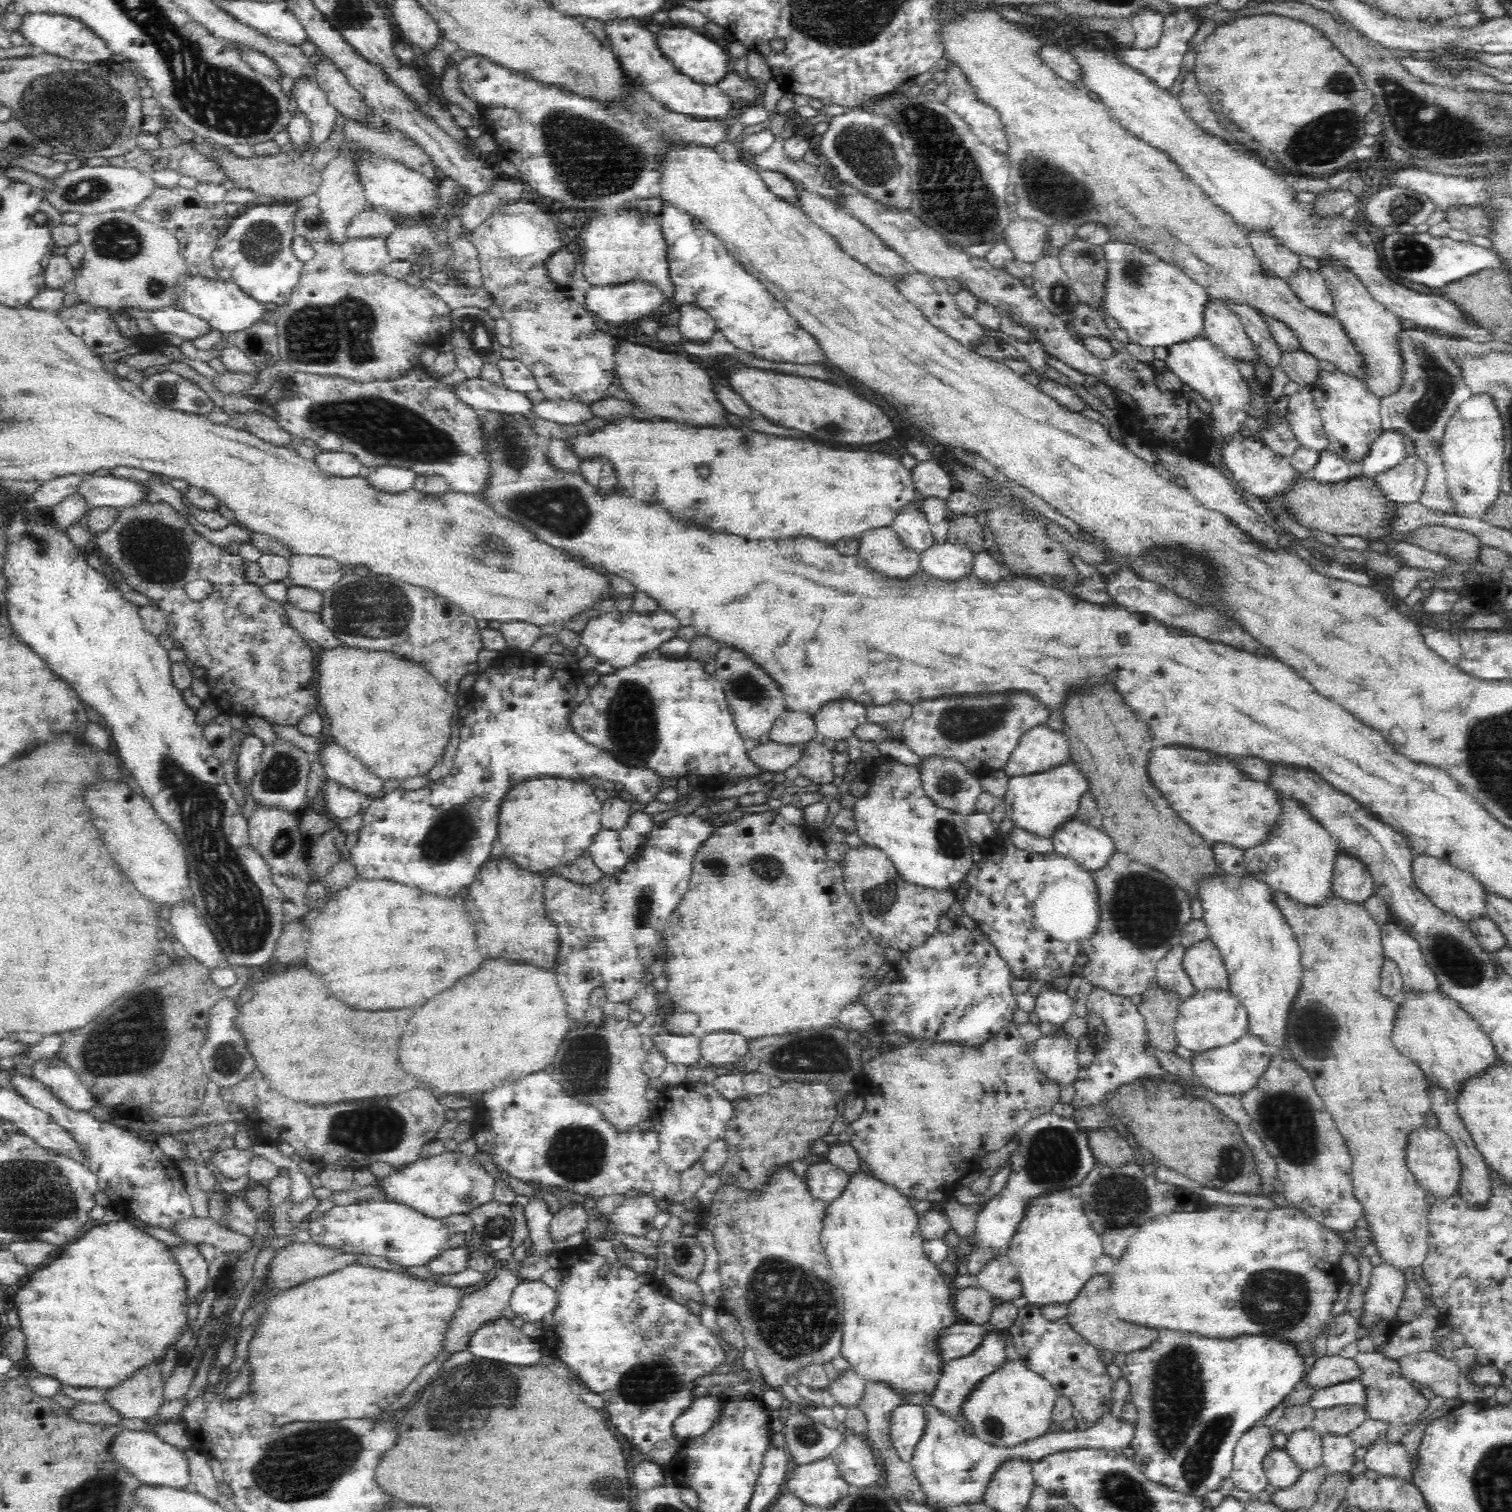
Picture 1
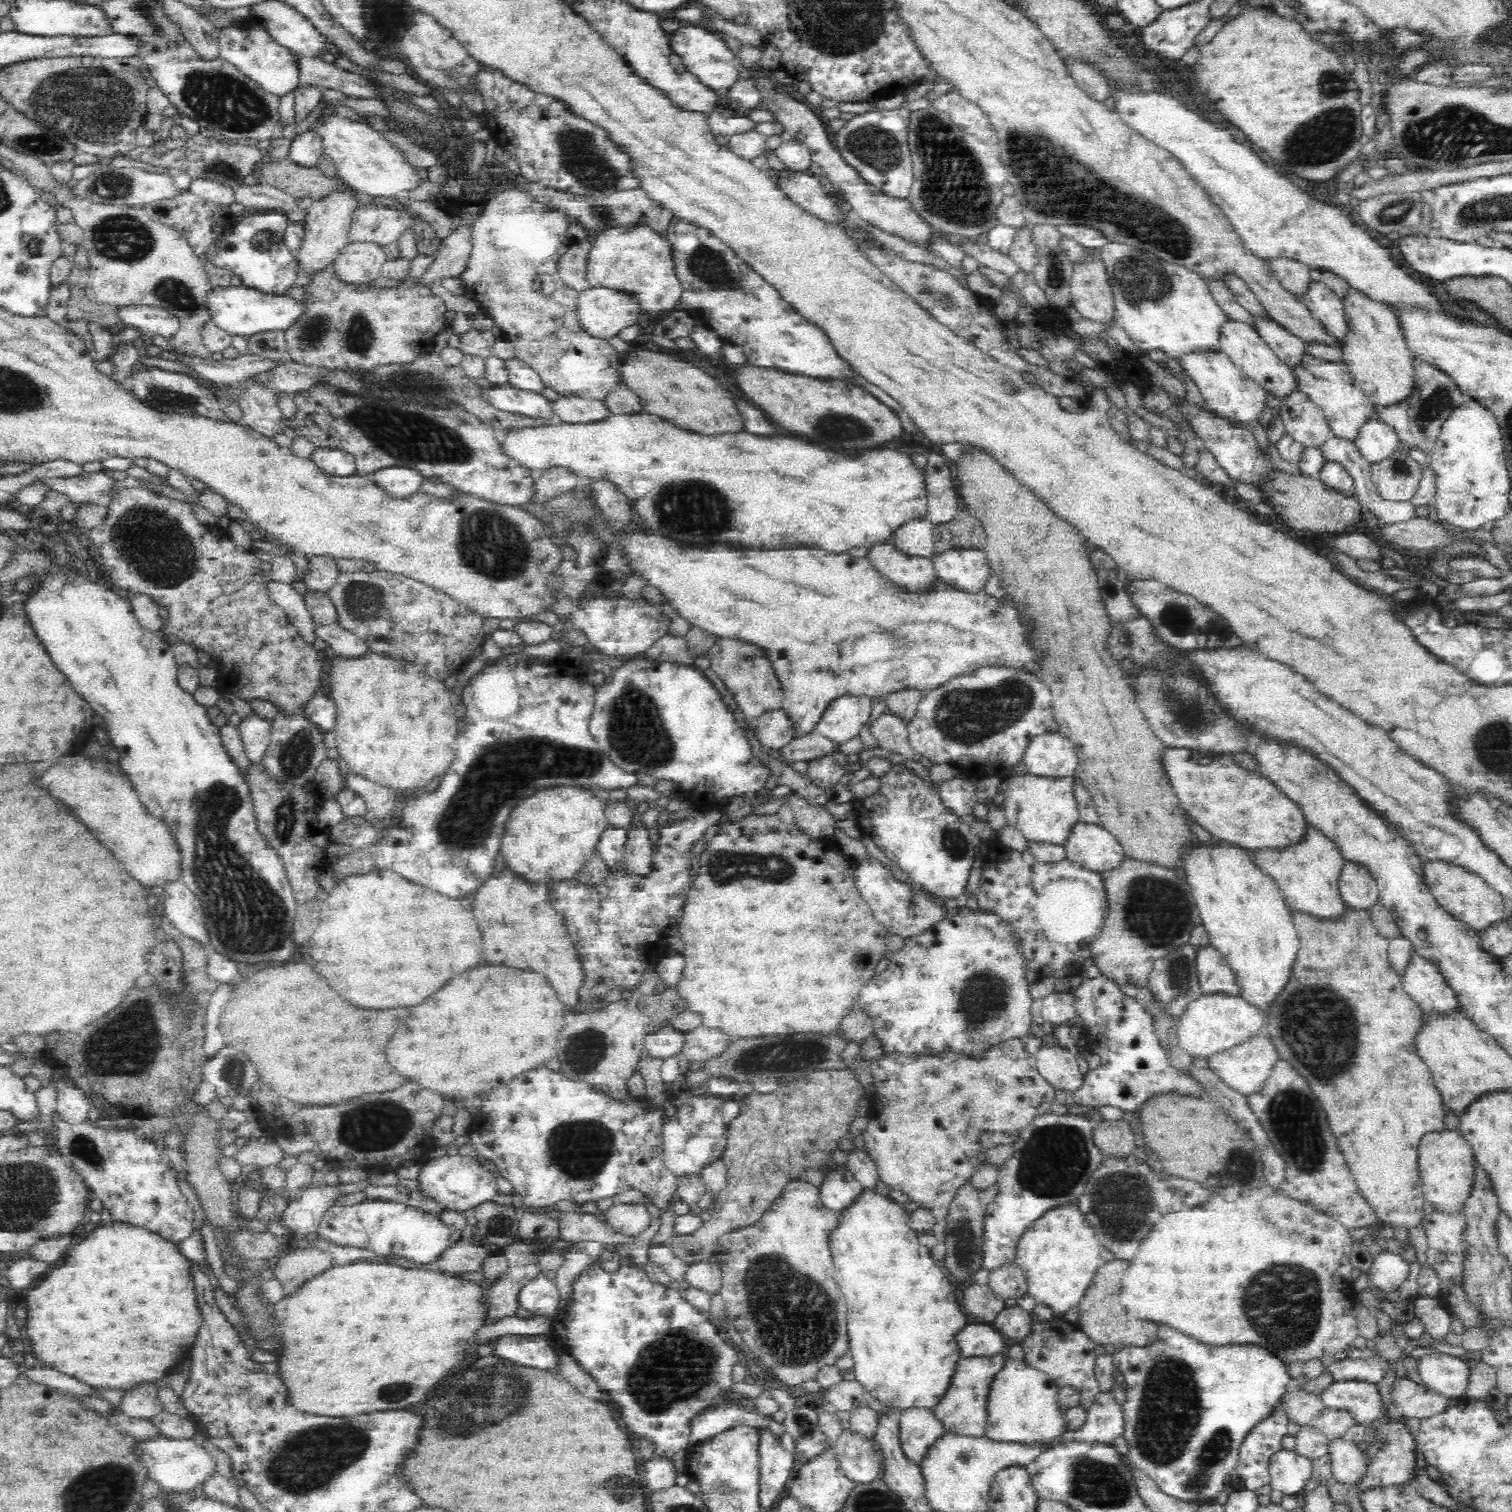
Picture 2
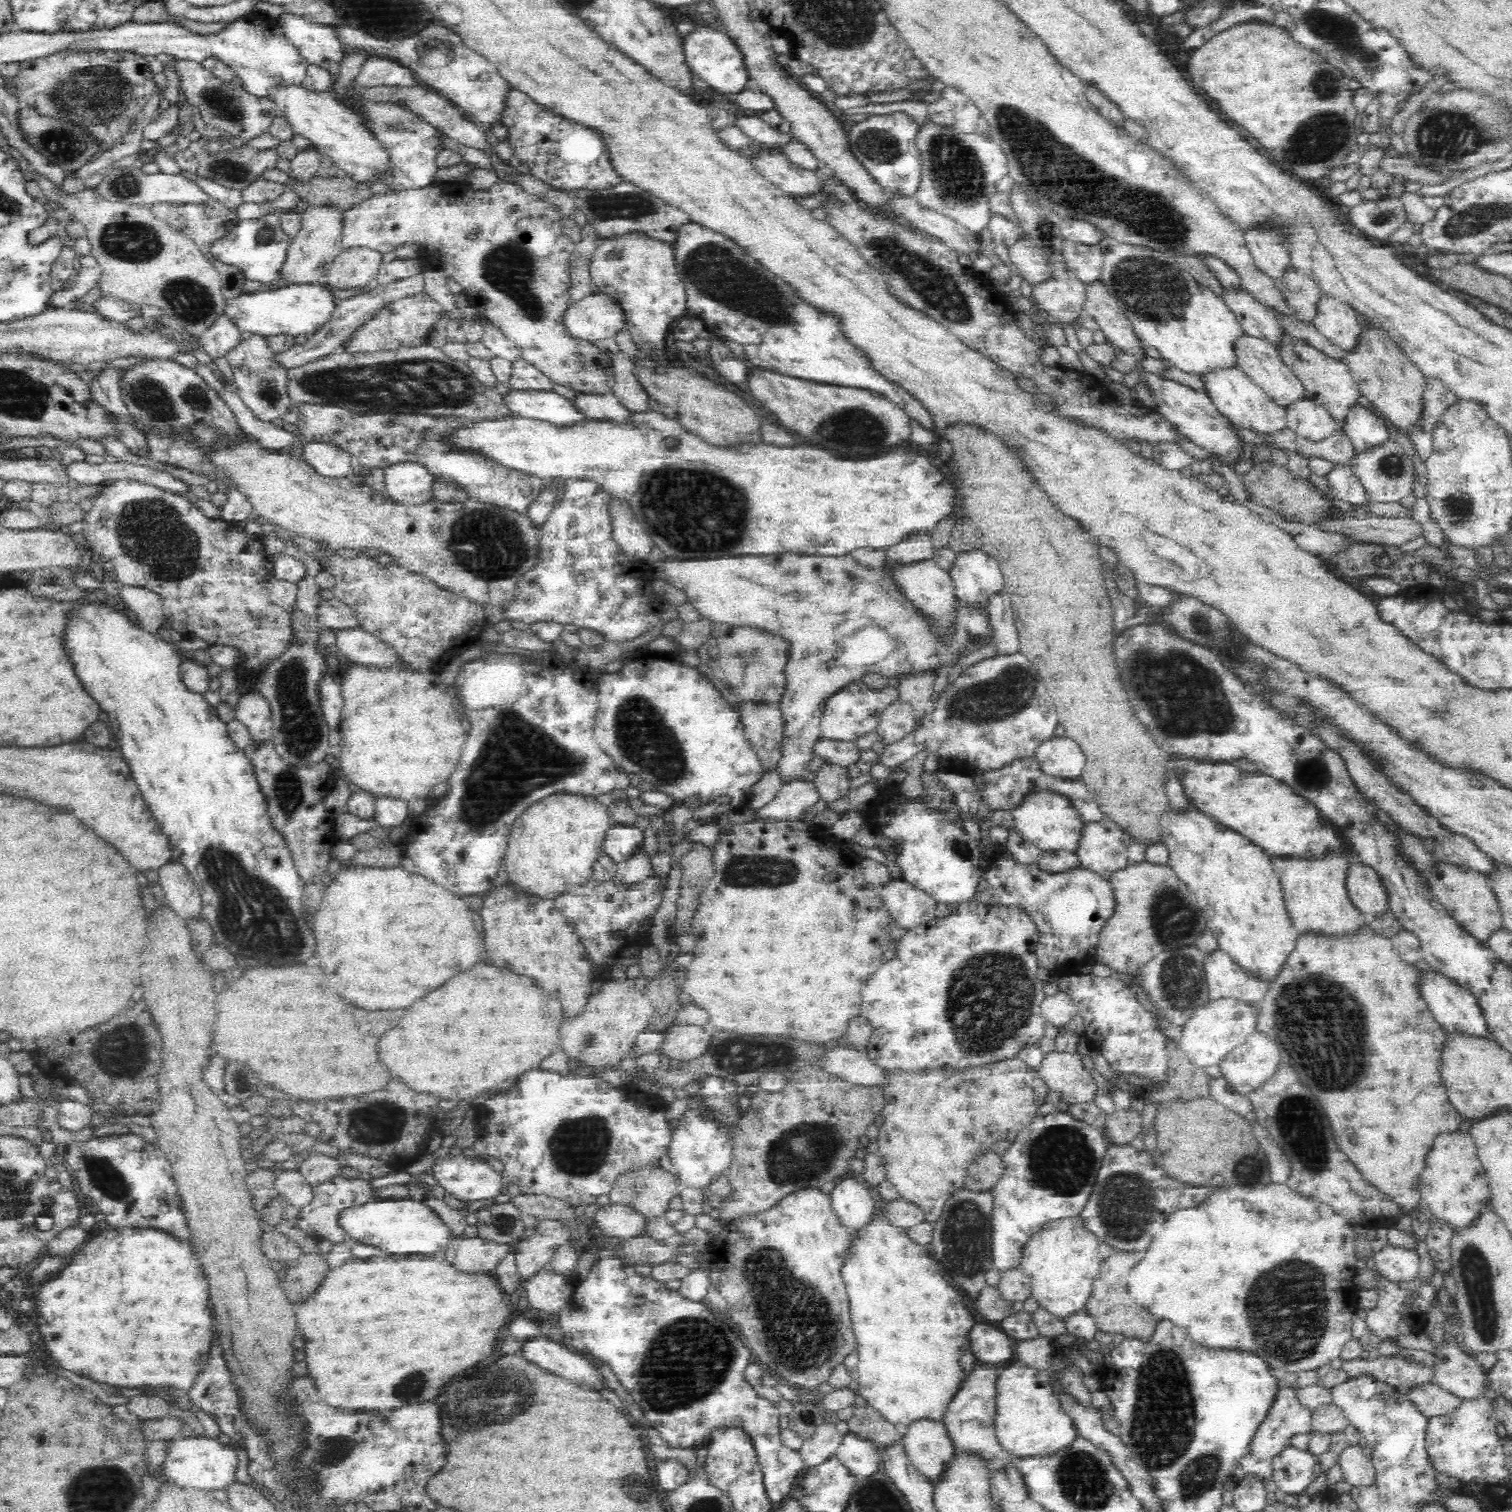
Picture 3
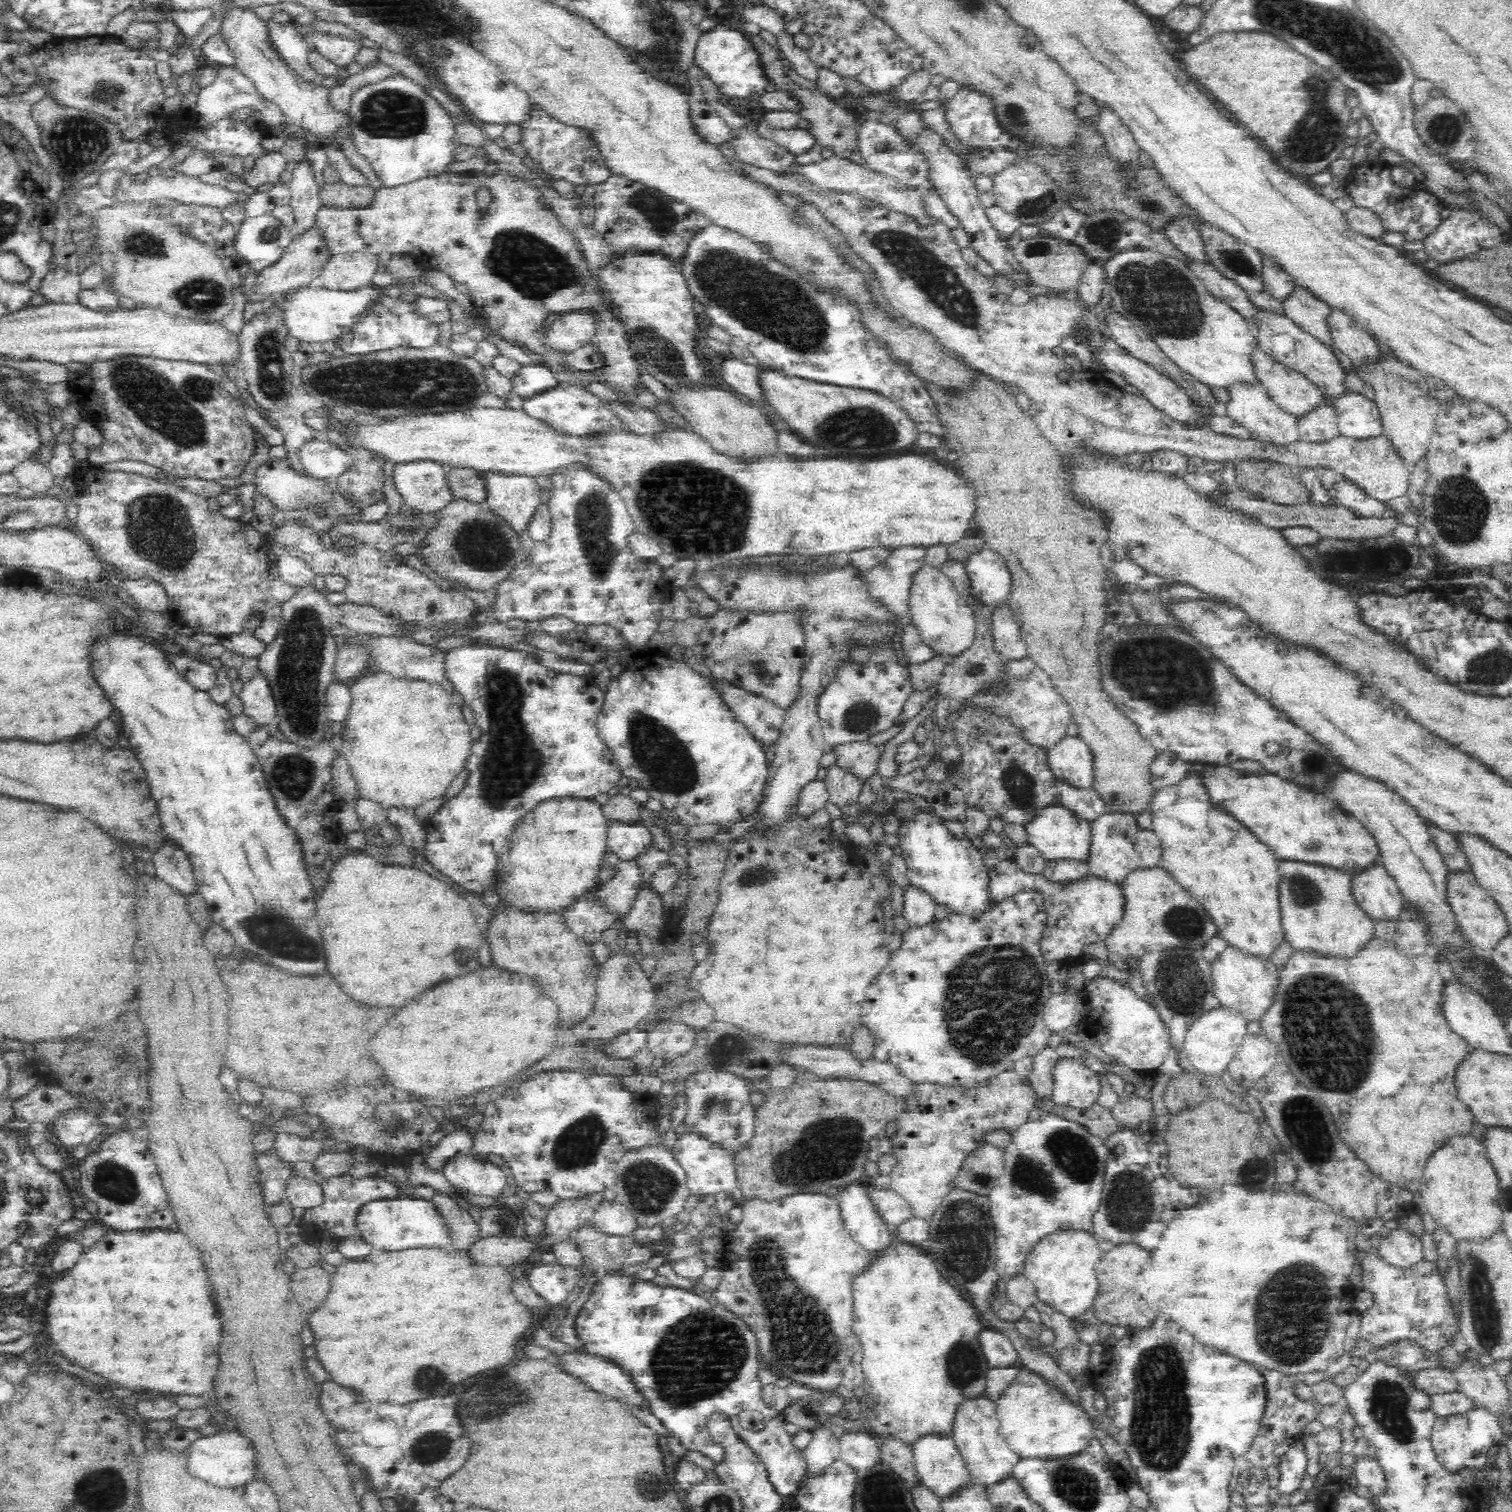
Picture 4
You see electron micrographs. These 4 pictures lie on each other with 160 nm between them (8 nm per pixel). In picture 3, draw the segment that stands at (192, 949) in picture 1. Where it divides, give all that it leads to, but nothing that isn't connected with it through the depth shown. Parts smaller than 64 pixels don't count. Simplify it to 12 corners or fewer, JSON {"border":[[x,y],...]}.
{"border":[[180,861],[158,873],[165,900],[186,920],[201,914],[200,889]]}

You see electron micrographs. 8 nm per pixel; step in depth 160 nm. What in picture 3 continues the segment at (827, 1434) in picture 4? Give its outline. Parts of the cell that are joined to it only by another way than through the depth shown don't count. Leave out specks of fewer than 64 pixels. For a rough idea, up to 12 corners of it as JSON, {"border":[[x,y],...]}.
{"border":[[834,1420],[815,1428],[799,1448],[806,1469],[826,1462],[843,1436]]}

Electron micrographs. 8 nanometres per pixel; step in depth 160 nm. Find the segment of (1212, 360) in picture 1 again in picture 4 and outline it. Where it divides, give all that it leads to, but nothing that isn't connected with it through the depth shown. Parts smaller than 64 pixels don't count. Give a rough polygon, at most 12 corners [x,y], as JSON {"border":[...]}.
{"border":[[1234,384],[1223,413],[1250,438],[1274,446],[1300,439],[1298,417],[1258,384]]}

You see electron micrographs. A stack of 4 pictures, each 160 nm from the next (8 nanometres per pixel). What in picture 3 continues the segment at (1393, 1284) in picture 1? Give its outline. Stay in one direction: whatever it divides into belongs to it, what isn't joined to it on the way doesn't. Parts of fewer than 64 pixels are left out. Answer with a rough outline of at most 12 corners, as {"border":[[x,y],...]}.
{"border":[[1386,1243],[1374,1252],[1375,1270],[1390,1281],[1419,1274],[1414,1248]]}

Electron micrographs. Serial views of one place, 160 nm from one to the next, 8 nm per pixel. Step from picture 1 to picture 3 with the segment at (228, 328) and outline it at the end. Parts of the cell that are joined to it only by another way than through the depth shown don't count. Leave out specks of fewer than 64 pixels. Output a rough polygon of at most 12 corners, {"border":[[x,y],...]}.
{"border":[[322,283],[226,300],[238,329],[311,337],[339,300]]}

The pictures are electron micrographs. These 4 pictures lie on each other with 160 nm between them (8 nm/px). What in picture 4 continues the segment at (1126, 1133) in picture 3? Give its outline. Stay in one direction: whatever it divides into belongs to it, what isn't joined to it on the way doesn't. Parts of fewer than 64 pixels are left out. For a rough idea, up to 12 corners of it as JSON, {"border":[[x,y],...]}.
{"border":[[1123,1094],[1111,1109],[1120,1127],[1137,1130],[1154,1108]]}

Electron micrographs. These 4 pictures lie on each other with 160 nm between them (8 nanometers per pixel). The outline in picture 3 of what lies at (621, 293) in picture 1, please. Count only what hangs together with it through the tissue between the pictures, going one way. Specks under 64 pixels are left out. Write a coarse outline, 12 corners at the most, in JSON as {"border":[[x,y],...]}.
{"border":[[591,293],[566,309],[570,338],[593,343],[624,330],[608,295]]}

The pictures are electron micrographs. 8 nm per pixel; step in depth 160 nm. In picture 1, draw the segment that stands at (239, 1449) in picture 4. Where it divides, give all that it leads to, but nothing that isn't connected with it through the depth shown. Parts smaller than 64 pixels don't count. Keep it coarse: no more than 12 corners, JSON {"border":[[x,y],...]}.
{"border":[[124,1428],[114,1460],[150,1487],[191,1483],[186,1451]]}

